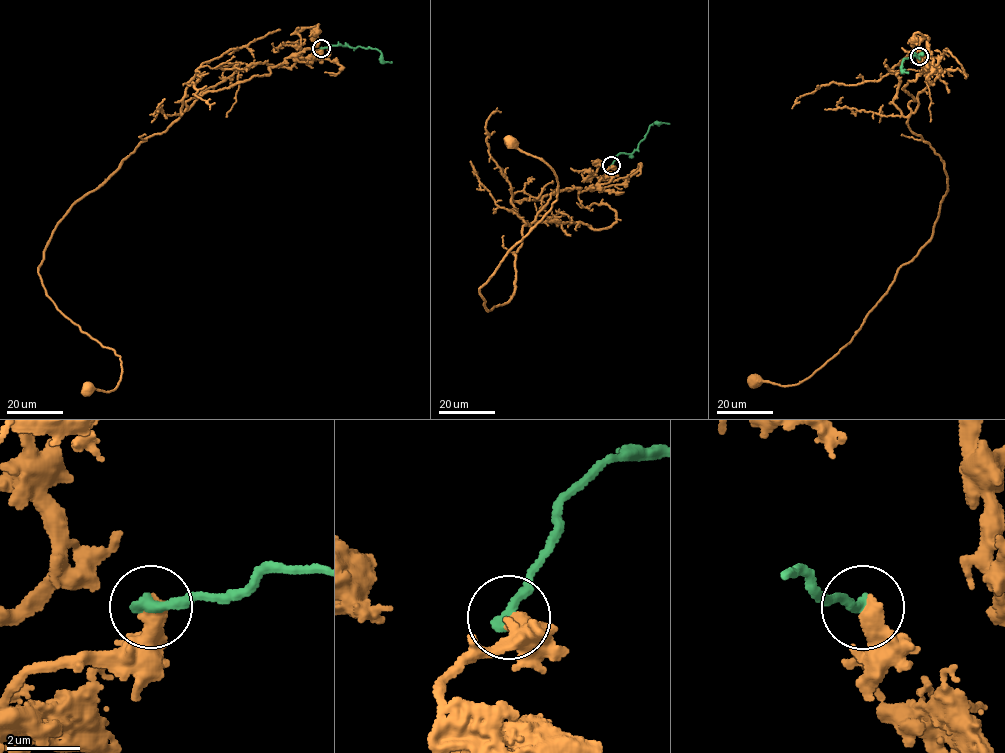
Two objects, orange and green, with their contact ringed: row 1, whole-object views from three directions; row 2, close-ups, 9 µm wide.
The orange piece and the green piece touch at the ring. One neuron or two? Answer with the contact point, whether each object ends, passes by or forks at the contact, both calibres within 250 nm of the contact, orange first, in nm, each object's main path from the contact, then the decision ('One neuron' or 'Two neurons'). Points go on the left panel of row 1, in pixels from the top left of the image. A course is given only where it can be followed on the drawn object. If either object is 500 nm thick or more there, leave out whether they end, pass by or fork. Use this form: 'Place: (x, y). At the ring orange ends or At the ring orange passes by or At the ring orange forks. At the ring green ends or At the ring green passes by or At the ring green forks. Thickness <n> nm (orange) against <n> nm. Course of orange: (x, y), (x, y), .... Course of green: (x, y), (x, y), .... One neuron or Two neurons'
Place: (321, 48). Thickness 500 nm (orange) against 340 nm. Course of orange: (322, 48), (189, 99), (55, 227), (38, 272), (47, 295), (122, 363), (114, 389), (87, 386). Course of green: (322, 48), (347, 45), (376, 49), (381, 59), (392, 63). Two neurons

